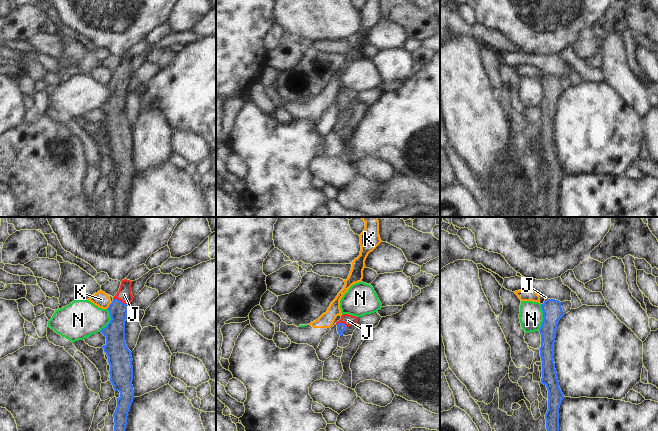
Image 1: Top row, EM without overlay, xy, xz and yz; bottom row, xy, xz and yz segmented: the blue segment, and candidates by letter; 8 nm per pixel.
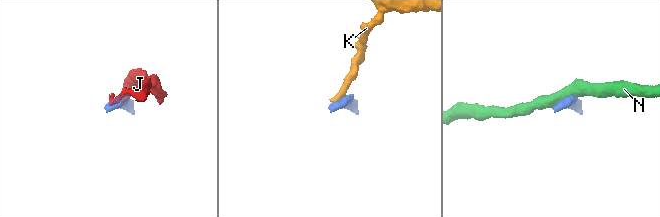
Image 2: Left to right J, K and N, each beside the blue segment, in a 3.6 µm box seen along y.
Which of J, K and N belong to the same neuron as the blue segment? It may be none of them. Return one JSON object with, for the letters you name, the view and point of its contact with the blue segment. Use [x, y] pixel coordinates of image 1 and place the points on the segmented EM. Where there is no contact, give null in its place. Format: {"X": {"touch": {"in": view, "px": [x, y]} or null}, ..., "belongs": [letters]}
{"J": {"touch": {"in": "xy", "px": [120, 301]}}, "belongs": ["J"]}

